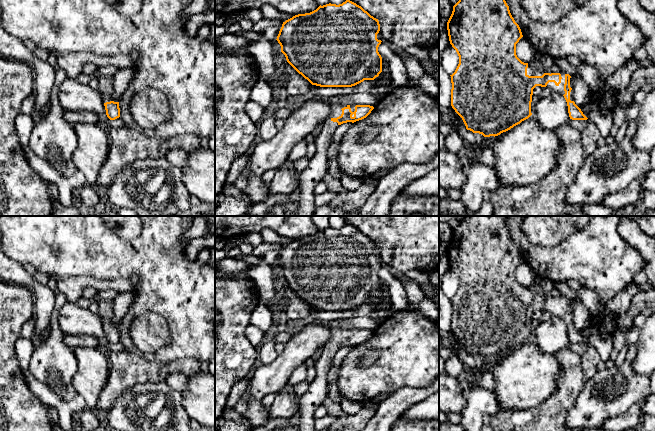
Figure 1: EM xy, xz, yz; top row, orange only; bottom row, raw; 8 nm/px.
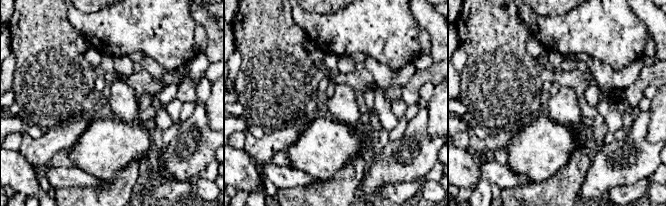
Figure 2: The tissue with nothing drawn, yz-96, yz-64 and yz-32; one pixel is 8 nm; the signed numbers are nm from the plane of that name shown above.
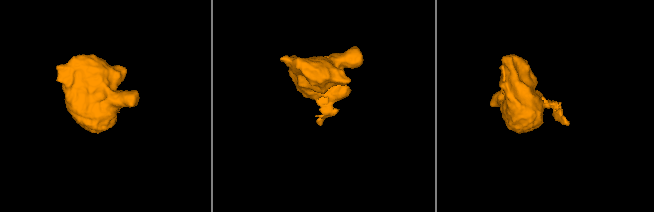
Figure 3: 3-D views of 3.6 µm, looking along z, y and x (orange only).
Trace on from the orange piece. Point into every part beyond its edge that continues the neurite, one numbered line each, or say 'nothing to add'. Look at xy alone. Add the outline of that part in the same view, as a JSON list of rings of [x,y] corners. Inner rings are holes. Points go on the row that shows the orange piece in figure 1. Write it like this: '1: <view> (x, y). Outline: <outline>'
1: xy (106, 82). Outline: [[[103,75],[99,77],[98,91],[102,94],[104,103],[113,101],[113,83],[114,78],[110,75]]]

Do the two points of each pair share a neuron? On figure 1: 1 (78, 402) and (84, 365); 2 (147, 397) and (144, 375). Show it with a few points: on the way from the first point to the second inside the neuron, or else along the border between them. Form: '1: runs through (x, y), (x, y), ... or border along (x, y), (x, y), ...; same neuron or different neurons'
1: border along (77, 393), (82, 397), (87, 407); different neurons
2: border along (163, 380), (137, 383), (130, 386), (124, 392); different neurons

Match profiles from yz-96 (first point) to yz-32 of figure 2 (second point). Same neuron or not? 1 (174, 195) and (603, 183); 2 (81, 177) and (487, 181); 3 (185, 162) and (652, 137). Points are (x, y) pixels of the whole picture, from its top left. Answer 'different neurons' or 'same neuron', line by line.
1: different neurons
2: same neuron
3: different neurons

